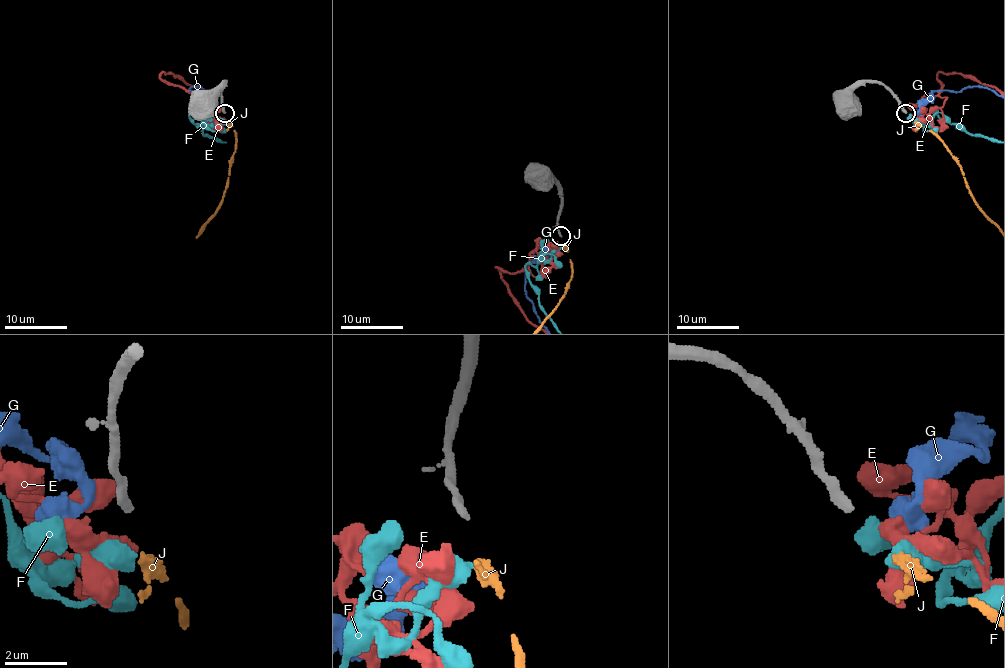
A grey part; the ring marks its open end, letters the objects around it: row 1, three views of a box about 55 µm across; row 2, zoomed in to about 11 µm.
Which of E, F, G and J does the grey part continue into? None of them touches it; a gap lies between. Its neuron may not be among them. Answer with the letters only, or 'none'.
J

